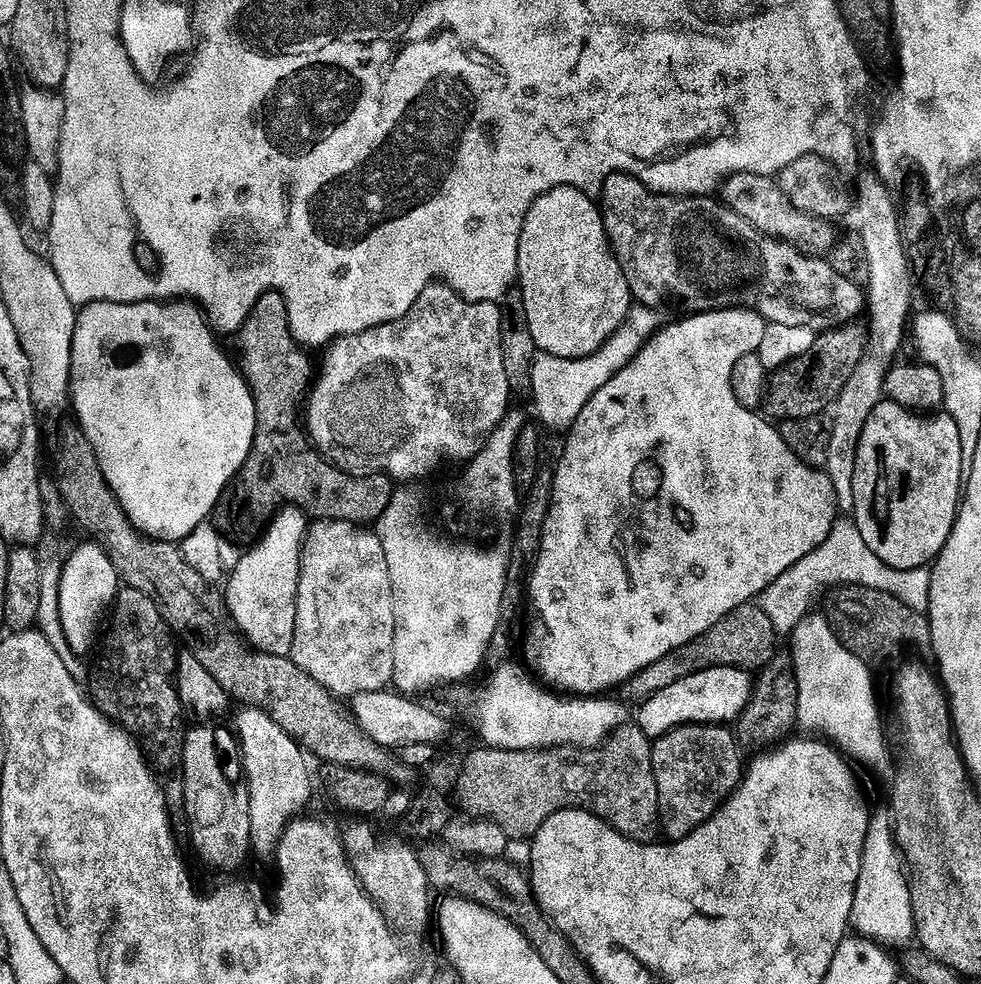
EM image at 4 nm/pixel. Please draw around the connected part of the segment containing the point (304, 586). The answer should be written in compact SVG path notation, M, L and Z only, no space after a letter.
M318 520L309 527L304 537L304 551L300 565L300 585L296 595L296 629L290 659L300 667L314 682L318 682L332 693L333 697L351 698L367 692L383 692L392 684L394 674L394 634L396 633L396 619L394 618L394 590L390 582L390 566L386 562L386 550L382 546L379 535L370 532L367 527L350 524L346 521Z

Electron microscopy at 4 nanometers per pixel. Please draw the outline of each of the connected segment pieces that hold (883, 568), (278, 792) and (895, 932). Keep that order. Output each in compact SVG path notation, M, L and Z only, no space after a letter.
M838 522L832 527L832 533L806 558L802 558L786 574L782 574L772 583L760 597L760 607L770 618L777 637L788 638L795 632L796 627L813 615L816 599L827 588L833 590L841 586L853 588L869 588L890 594L898 598L915 612L927 613L934 600L934 576L928 568L915 568L914 570L898 570L886 566L870 546L862 538L856 526L847 528L844 522Z
M244 706L236 716L236 732L244 751L244 772L248 775L246 787L250 794L250 822L252 839L275 841L289 822L297 817L312 796L312 776L304 761L305 749L274 722L261 707Z
M869 835L868 845L864 848L864 865L854 894L850 928L857 937L881 946L908 944L918 936L914 884L909 869L905 867L905 857L898 851L893 837L876 835Z

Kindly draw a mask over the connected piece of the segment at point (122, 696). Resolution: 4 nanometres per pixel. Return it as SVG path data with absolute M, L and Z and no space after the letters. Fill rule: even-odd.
M124 586L121 587L114 607L110 612L110 620L112 616L112 625L107 625L106 635L102 640L102 648L104 644L104 653L100 656L100 665L96 668L96 673L92 676L92 692L90 691L90 699L101 714L107 716L113 724L119 724L129 736L135 738L149 765L157 766L156 764L176 764L181 763L182 757L184 755L184 734L186 731L186 723L184 724L184 712L186 713L185 705L180 702L180 695L176 689L176 681L174 679L176 674L176 657L178 655L177 647L176 649L172 646L172 640L174 644L174 633L171 628L169 628L168 623L162 618L162 614L158 610L158 606L150 598L146 598L146 594L142 594L142 590L134 590L133 588Z

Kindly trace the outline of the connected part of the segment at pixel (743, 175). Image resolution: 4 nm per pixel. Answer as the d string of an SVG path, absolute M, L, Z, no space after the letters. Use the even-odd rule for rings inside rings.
M734 172L723 181L718 192L719 199L734 214L746 218L759 232L785 240L809 254L828 254L838 239L833 225L827 220L819 220L795 208L780 189L779 183L771 176L753 172Z

